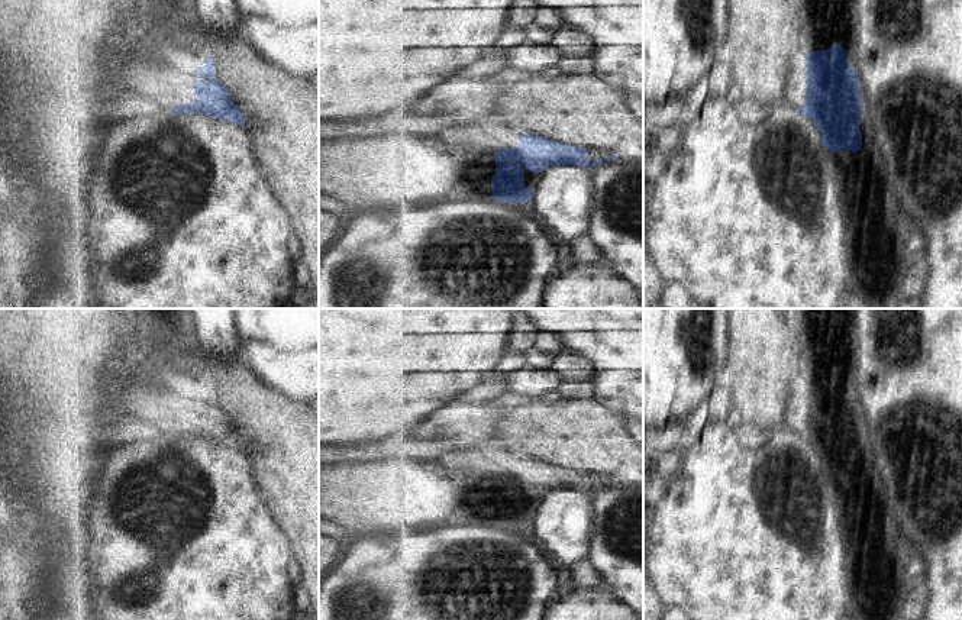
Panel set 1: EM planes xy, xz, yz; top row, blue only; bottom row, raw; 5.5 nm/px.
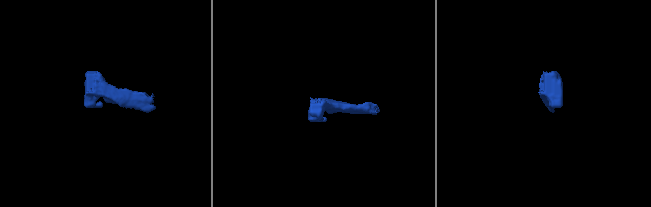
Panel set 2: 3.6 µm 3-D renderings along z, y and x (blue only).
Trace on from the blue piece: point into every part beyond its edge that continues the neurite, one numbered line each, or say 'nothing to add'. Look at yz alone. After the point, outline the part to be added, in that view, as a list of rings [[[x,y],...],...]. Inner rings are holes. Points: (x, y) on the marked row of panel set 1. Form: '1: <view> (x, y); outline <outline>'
1: yz (796, 93); outline [[[792,71],[782,97],[790,106],[807,103],[807,72]]]

